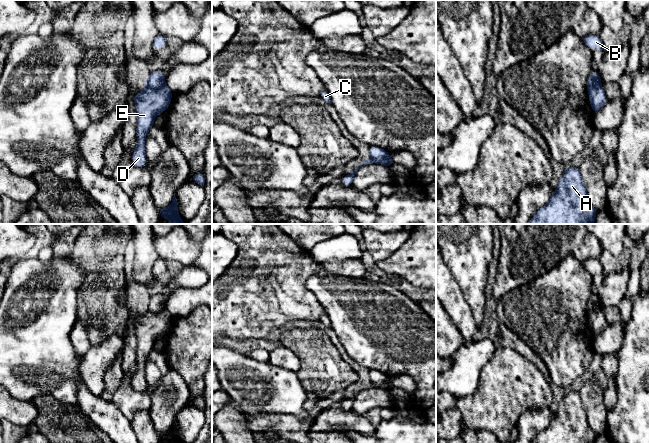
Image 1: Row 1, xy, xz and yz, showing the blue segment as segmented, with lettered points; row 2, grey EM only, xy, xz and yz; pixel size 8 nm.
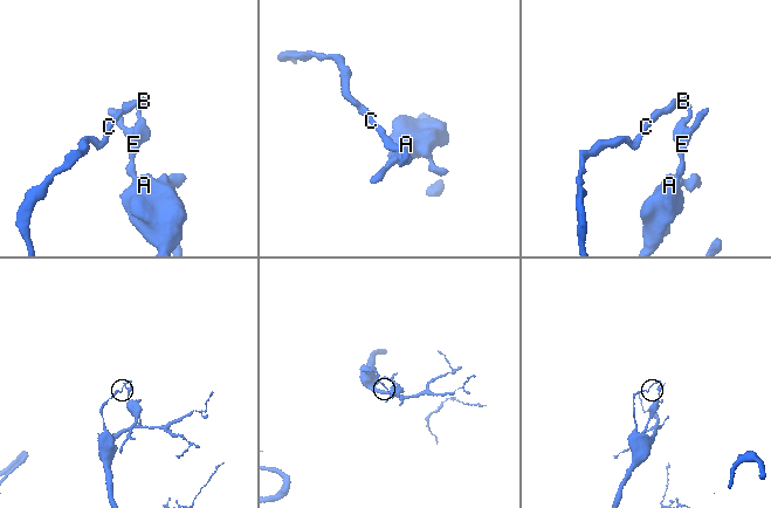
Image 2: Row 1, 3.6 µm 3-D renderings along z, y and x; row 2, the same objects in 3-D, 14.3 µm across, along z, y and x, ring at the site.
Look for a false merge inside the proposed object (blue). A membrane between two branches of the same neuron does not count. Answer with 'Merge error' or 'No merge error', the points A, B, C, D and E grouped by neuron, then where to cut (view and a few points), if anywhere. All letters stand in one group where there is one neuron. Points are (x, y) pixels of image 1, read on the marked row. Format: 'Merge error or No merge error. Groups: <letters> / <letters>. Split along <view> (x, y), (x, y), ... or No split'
Merge error. Groups: A D E / B C. Split along xy (164, 83), (155, 89), (145, 85)

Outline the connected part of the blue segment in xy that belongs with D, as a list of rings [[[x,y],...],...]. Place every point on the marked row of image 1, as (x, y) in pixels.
[[[166,84],[156,90],[145,85],[140,93],[135,92],[133,100],[137,114],[137,144],[132,153],[132,162],[138,168],[144,168],[148,161],[145,154],[147,133],[153,128],[156,116],[168,109],[172,95]]]

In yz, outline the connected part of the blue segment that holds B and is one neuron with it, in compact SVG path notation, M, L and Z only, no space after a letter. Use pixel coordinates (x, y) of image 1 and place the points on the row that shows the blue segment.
M590 34L585 37L581 37L582 42L590 49L605 50L602 40L599 35Z

